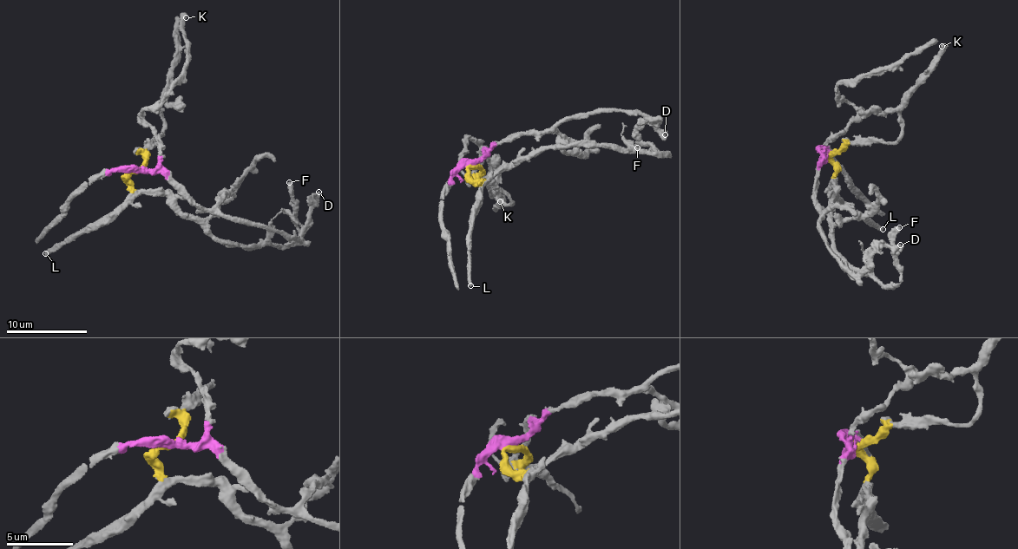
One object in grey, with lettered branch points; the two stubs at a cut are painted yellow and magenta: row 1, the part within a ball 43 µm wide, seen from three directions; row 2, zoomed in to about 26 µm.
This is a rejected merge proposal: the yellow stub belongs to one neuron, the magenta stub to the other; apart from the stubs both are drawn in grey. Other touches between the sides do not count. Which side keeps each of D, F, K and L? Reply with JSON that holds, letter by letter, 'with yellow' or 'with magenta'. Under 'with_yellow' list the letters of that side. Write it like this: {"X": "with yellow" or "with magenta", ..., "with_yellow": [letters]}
{"D": "with magenta", "F": "with yellow", "K": "with yellow", "L": "with yellow", "with_yellow": ["F", "K", "L"]}

